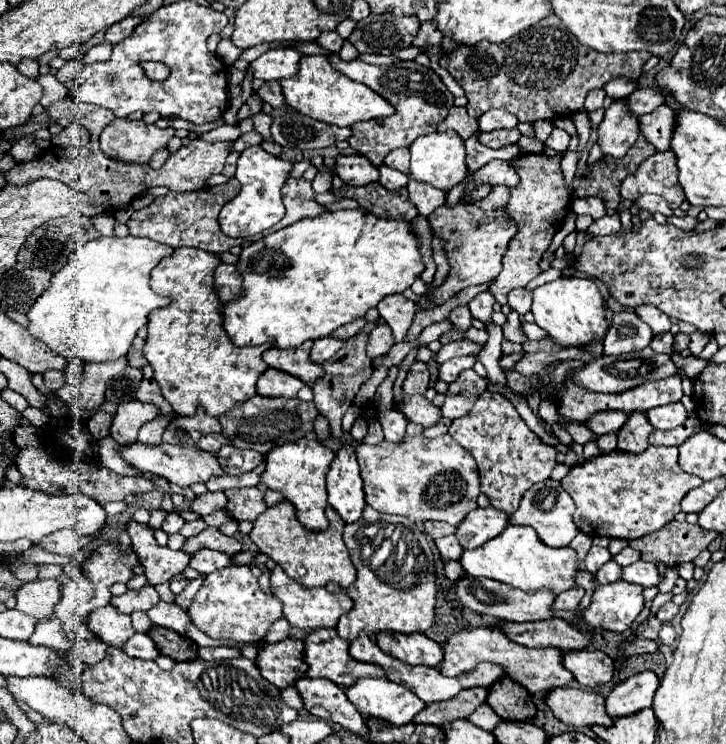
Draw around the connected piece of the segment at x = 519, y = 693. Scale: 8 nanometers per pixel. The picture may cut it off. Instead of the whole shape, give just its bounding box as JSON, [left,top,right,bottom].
[486,676,536,722]

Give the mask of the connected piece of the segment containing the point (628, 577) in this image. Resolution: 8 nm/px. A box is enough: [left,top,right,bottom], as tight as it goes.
[622,562,664,586]

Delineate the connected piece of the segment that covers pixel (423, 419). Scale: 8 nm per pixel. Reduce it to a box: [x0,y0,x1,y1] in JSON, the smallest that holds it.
[402,396,442,428]

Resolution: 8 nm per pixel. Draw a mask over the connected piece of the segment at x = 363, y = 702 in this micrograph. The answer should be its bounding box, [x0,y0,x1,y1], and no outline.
[346,678,426,726]

